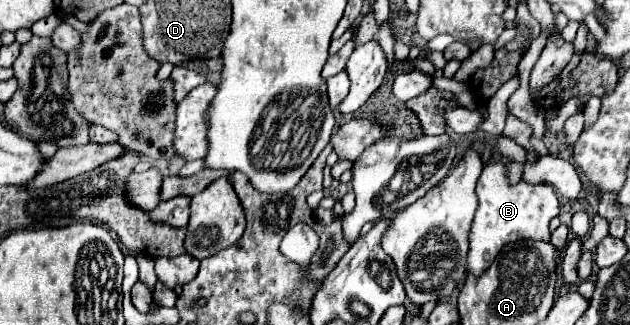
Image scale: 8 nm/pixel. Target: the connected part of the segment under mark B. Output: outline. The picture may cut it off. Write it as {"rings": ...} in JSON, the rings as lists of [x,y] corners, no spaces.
{"rings":[[[486,165],[476,187],[476,195],[480,199],[480,207],[476,211],[472,231],[470,231],[470,253],[466,271],[480,275],[500,253],[504,243],[516,239],[550,239],[548,223],[552,217],[560,213],[560,201],[550,185],[530,185],[530,183],[516,183],[508,185],[504,165]]]}

